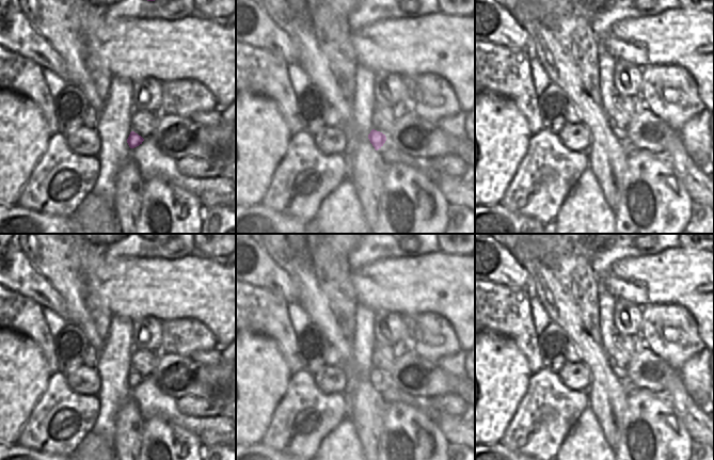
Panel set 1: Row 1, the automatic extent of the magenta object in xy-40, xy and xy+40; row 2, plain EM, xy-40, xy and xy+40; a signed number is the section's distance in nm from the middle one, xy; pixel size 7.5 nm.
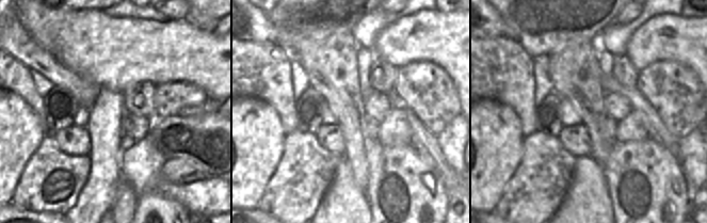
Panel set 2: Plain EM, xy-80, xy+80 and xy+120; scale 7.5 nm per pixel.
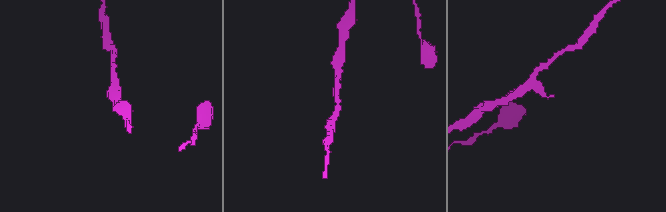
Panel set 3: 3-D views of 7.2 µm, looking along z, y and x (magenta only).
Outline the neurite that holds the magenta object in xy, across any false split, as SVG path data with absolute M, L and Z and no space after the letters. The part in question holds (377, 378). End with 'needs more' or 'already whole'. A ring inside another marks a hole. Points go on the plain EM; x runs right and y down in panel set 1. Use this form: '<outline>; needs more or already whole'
M375 368L370 370L370 372L368 374L368 378L376 390L381 387L386 380L385 374Z; already whole

